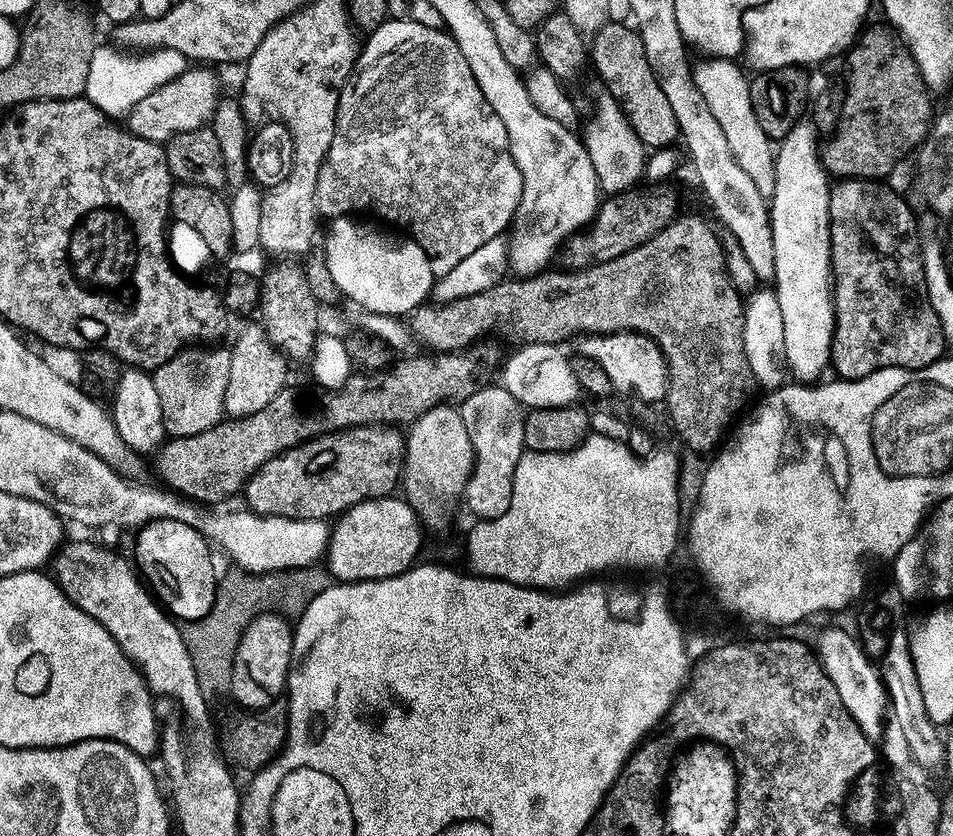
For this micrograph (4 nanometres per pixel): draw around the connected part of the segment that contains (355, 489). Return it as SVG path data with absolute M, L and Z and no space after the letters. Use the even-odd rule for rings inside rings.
M363 424L357 428L344 428L340 432L328 432L324 436L315 436L312 440L306 440L303 444L288 449L287 452L279 452L277 456L268 459L261 468L257 468L255 474L249 476L243 489L242 496L248 499L247 507L260 516L285 516L291 520L328 520L329 518L339 517L341 514L360 504L363 500L379 500L388 498L397 491L398 485L402 480L404 470L404 442L406 436L399 427L387 424Z

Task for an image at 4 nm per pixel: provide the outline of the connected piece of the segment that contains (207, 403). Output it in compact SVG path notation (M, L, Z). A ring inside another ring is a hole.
M190 346L153 369L152 381L161 403L163 426L169 437L189 437L220 423L225 415L226 385L230 378L229 349Z

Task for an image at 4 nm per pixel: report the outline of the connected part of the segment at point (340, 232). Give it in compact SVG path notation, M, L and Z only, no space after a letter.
M352 216L335 217L322 241L326 266L330 266L334 282L338 282L341 297L349 296L365 312L407 317L432 294L434 277L422 246L411 238L391 236L356 220Z

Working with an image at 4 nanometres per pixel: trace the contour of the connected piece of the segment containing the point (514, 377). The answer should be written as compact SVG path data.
M524 342L504 364L502 386L525 409L566 408L577 403L582 393L578 382L574 382L574 370L570 370L570 359L564 356L563 347L556 344L534 344Z

